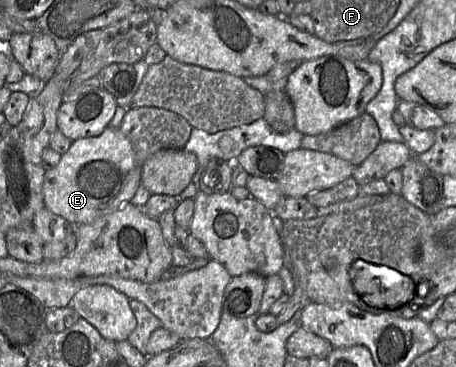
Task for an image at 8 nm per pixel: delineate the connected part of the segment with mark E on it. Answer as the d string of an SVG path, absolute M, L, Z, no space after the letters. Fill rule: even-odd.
M108 126L100 135L72 142L56 167L45 171L42 194L44 206L72 226L91 223L130 203L141 185L141 168L129 139L120 129Z

